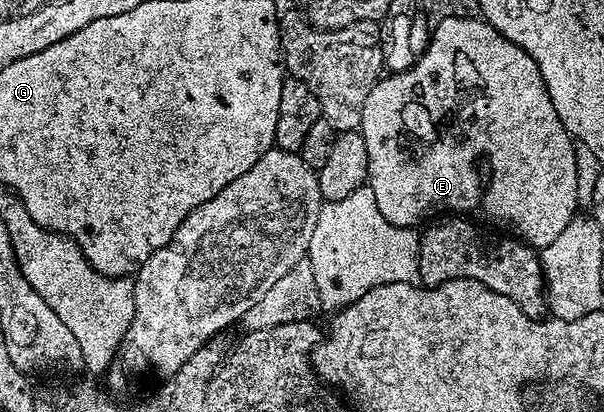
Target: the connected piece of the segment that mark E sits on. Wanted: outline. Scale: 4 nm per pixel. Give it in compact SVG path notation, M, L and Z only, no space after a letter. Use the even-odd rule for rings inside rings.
M449 17L438 20L434 24L435 32L431 35L431 44L424 49L407 71L396 71L380 78L363 106L363 126L365 137L365 153L369 153L369 169L367 183L373 197L377 201L377 209L381 209L381 217L398 227L418 228L424 221L438 216L440 213L471 213L479 207L479 211L487 219L500 223L503 227L511 227L510 234L536 249L553 245L554 239L565 230L565 225L576 218L580 210L577 201L577 157L575 156L575 140L561 125L561 117L557 117L557 109L553 109L553 101L549 97L549 89L541 77L541 69L537 69L537 61L525 53L513 41L506 39L501 32L493 29L482 17Z

